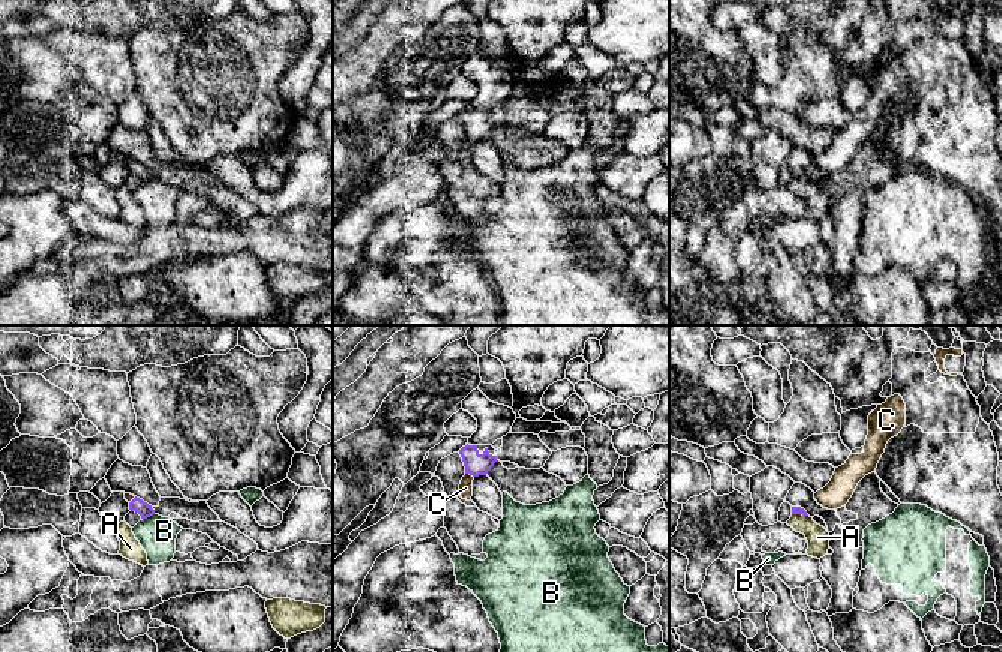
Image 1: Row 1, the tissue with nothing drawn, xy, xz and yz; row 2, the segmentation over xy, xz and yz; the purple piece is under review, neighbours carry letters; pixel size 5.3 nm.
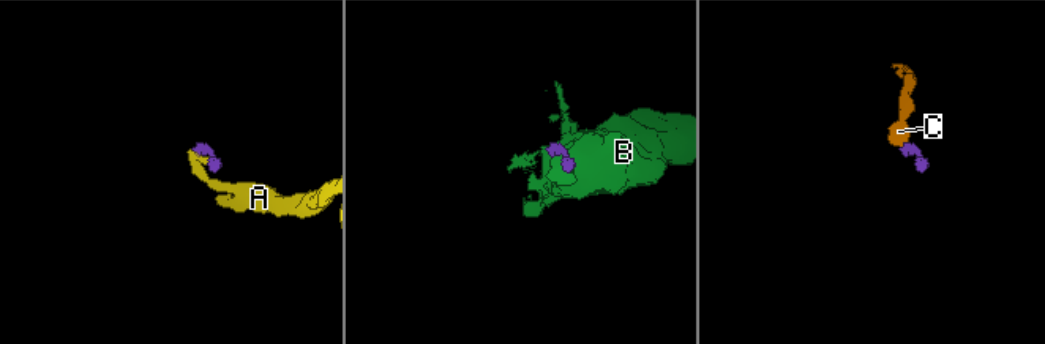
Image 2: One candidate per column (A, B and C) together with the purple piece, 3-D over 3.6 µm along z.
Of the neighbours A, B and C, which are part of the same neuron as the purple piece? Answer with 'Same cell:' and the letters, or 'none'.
Same cell: C

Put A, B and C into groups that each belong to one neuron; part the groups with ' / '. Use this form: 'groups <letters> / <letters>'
groups A / B / C

